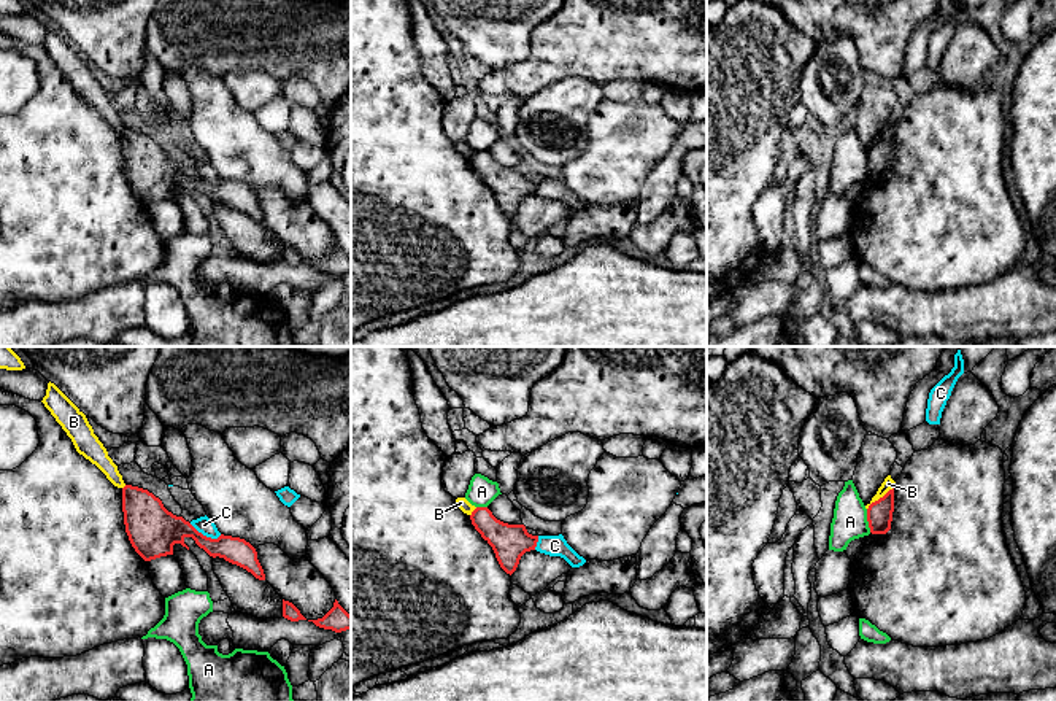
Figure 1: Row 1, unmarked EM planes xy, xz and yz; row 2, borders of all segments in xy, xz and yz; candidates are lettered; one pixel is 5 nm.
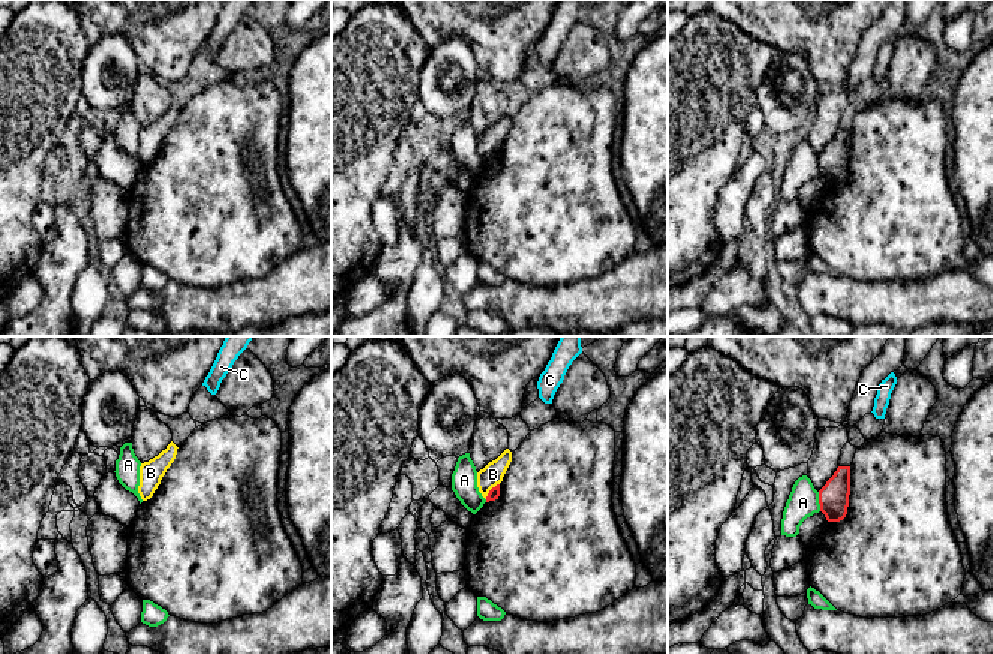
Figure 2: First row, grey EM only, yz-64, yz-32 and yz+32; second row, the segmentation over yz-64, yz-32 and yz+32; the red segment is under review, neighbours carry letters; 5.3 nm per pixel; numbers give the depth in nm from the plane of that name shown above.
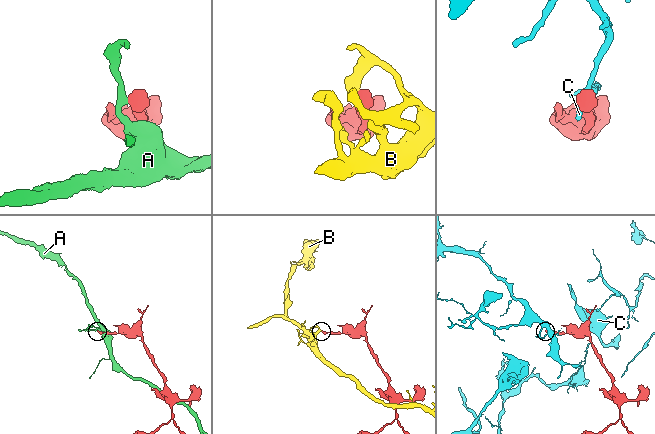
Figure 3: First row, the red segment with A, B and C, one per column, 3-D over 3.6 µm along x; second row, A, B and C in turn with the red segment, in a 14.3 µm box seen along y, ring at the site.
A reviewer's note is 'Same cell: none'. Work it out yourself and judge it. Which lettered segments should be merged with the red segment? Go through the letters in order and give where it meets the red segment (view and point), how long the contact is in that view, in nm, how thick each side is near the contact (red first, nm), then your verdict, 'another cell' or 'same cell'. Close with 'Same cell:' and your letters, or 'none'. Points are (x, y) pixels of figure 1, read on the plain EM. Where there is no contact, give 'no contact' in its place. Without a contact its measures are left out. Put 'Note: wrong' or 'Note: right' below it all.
A: contact yz (867, 164); length 120 nm; calibres 130 and 180 nm; another cell
B: contact yz (880, 142); length 180 nm; calibres 130 and 60 nm; another cell
C: contact xy (205, 180); length 180 nm; calibres 220 and 90 nm; another cell
Same cell: none
Note: right

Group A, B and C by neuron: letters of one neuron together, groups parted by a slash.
A / B / C

